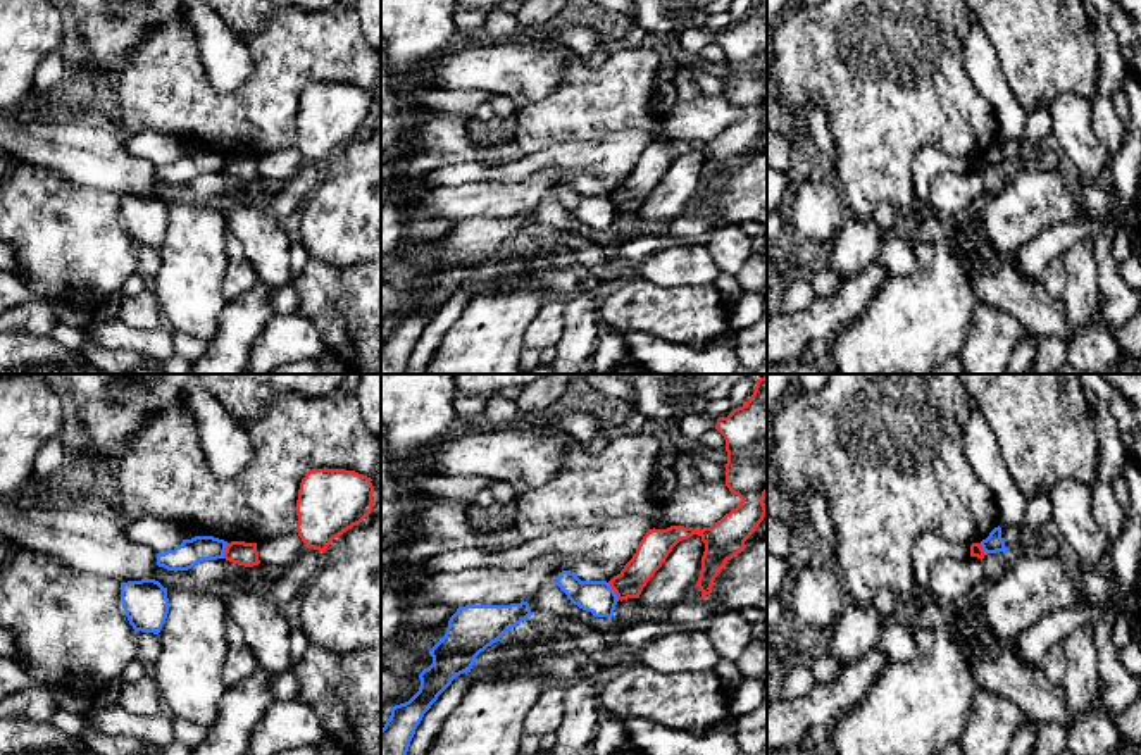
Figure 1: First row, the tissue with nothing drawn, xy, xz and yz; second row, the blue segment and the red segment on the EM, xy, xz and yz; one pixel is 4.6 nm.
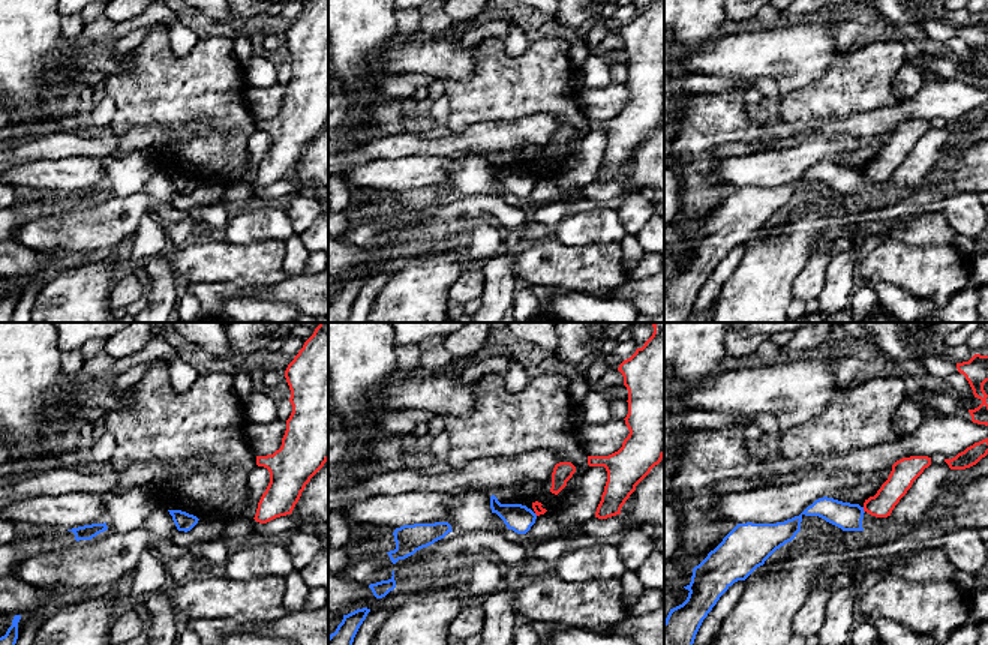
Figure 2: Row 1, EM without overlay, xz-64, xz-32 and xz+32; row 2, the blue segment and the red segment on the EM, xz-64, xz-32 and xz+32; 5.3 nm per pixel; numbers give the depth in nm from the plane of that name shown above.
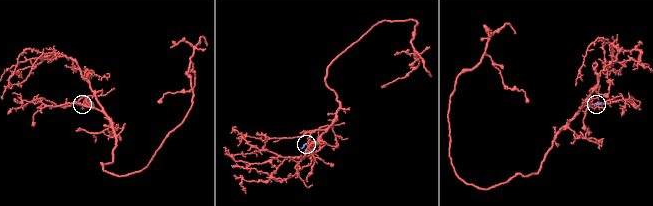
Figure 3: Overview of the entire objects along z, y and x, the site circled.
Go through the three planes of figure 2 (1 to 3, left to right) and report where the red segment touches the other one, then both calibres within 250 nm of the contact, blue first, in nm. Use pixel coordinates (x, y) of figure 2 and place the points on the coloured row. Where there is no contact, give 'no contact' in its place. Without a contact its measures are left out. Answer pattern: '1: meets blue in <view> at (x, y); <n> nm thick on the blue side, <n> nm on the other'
1: no contact
2: no contact
3: meets blue in xz+32 at (862, 510); 150 nm thick on the blue side, 130 nm on the other

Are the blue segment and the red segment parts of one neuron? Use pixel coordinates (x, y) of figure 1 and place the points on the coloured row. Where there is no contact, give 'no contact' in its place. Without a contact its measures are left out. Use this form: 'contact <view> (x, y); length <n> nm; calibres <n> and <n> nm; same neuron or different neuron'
contact xz (614, 592); length 100 nm; calibres 160 and 140 nm; different neuron

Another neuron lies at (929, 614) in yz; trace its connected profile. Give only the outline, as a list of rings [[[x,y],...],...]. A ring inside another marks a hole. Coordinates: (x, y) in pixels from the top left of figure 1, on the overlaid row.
[[[920,595],[917,598],[917,610],[913,617],[907,617],[901,612],[901,619],[903,622],[915,633],[917,629],[938,629],[938,627],[945,627],[950,629],[953,633],[953,636],[957,640],[960,640],[967,648],[969,648],[969,640],[960,636],[955,629],[955,621],[958,617],[965,617],[972,629],[982,636],[984,629],[982,626],[974,621],[969,614],[969,608],[962,603],[962,605],[943,605],[939,602],[931,600],[926,595]]]

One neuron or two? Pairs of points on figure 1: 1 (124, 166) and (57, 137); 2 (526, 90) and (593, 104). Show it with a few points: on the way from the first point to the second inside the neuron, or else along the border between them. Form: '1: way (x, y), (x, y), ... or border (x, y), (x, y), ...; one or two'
1: way (107, 166), (97, 157), (74, 149); one
2: border (564, 57), (561, 81), (542, 99), (517, 107); two

